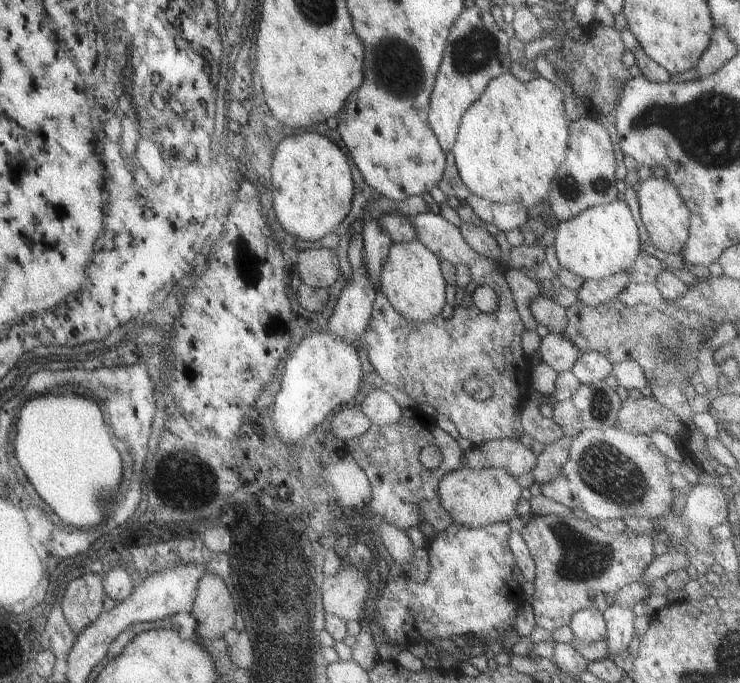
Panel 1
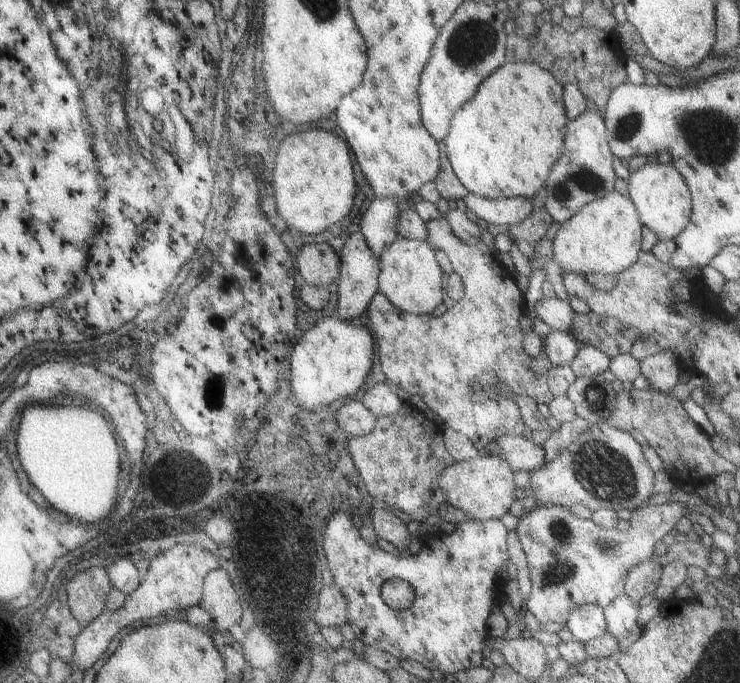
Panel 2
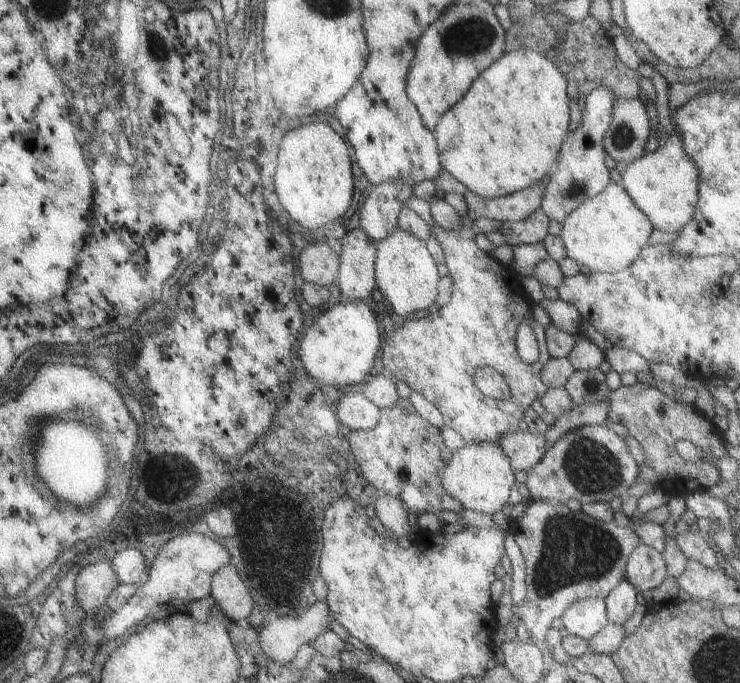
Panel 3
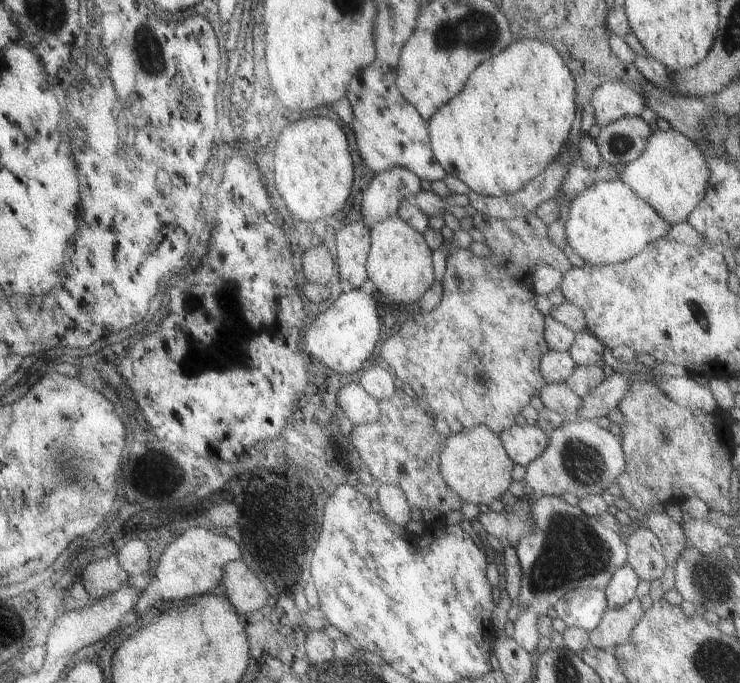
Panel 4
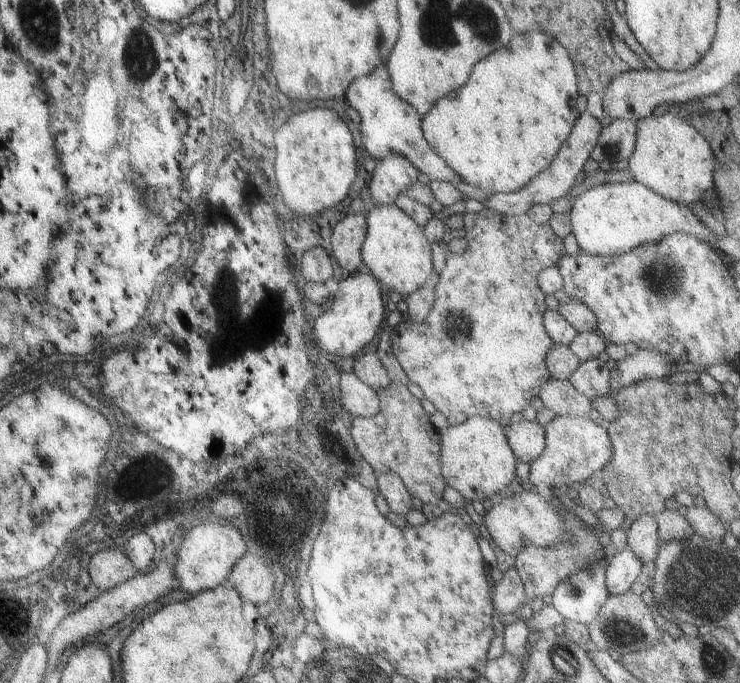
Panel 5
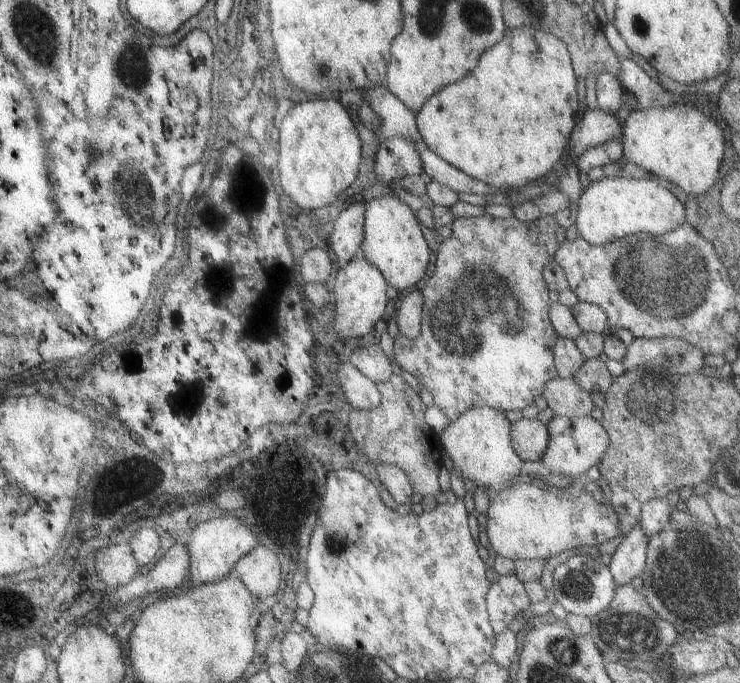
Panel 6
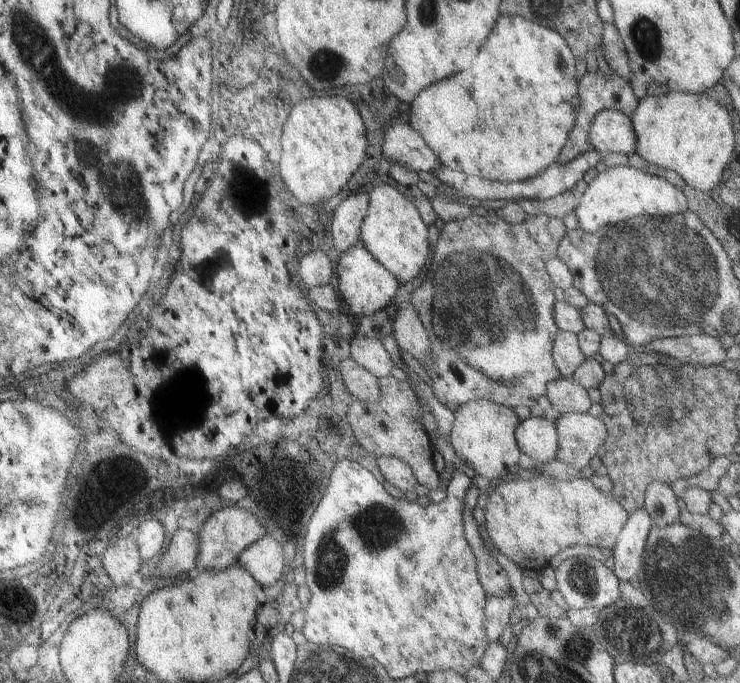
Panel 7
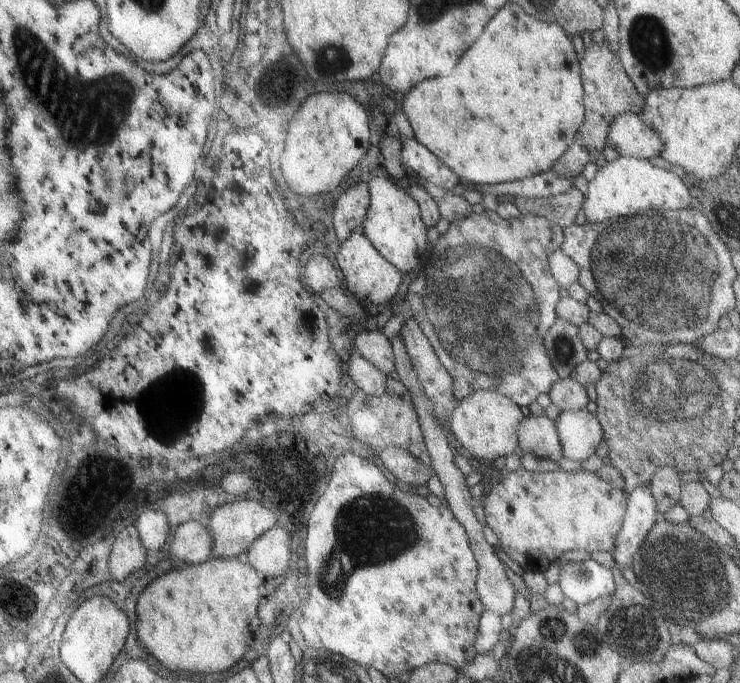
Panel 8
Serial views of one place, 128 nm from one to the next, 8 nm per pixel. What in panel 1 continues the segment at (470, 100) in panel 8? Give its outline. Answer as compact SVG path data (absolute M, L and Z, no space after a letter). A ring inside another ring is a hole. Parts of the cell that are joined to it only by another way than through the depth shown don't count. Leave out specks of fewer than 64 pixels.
M523 65L519 71L503 73L489 81L481 98L461 116L451 154L460 181L469 193L490 203L519 203L531 208L547 198L548 182L567 150L569 120L563 110L561 89L526 68Z

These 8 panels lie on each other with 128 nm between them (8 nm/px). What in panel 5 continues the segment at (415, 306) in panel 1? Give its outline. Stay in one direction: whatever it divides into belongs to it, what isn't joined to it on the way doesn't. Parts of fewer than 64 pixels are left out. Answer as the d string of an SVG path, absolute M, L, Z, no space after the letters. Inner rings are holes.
M395 204L374 206L367 212L364 219L366 233L360 248L362 268L375 278L381 290L385 290L395 298L403 298L421 288L429 276L434 276L431 266L431 243L425 238L422 227L416 225L402 210L399 210L399 207Z

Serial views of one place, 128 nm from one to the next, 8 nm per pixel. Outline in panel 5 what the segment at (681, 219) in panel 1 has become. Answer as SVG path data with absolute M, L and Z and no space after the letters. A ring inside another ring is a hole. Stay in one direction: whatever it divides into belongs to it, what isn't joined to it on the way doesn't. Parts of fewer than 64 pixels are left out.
M677 114L645 116L634 122L635 142L628 157L631 178L647 186L651 192L677 204L698 202L701 196L714 187L714 157L707 141Z

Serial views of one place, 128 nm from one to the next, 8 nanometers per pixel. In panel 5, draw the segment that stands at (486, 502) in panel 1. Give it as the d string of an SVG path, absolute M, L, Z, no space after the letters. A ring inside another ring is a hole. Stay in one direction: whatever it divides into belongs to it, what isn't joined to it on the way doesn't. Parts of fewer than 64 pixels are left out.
M469 416L465 422L440 431L439 467L444 482L465 500L483 501L508 485L515 485L515 464L505 437L505 427L487 416Z

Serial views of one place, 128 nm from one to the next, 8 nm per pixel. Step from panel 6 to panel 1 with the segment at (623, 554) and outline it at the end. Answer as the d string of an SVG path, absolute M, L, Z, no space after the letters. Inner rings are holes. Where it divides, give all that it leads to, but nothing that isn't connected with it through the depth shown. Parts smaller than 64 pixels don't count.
M609 604L602 613L606 634L604 637L612 659L618 661L625 656L626 649L635 638L633 630L633 612L631 608L623 608L619 604Z

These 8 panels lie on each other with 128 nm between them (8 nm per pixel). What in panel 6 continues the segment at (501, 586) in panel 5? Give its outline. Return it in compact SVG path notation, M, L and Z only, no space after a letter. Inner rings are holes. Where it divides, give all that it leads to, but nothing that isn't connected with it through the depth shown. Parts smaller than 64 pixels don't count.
M506 573L490 583L485 606L486 614L494 635L501 633L518 613L528 609L529 598L519 579Z

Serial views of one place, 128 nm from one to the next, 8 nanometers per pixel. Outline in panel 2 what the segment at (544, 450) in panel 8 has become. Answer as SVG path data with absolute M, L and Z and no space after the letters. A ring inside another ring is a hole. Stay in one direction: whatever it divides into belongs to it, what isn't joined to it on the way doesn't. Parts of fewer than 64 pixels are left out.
M503 435L485 445L480 452L505 461L512 472L531 472L544 462L542 446L537 446L531 439L521 435Z

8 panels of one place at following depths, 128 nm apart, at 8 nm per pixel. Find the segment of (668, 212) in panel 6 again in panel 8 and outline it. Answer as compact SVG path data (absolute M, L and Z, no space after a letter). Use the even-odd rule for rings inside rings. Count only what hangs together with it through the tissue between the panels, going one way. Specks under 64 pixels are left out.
M619 156L597 169L594 180L588 182L587 192L581 202L586 222L601 222L609 218L624 218L641 211L678 210L690 207L691 194L685 182L673 172L659 169L648 160Z

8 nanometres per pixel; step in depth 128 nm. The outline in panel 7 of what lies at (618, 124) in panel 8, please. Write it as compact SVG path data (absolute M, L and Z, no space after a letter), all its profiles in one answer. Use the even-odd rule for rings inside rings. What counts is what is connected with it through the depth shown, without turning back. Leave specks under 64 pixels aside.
M601 110L589 124L589 144L602 155L617 152L627 155L635 150L635 132L631 118L618 110Z

